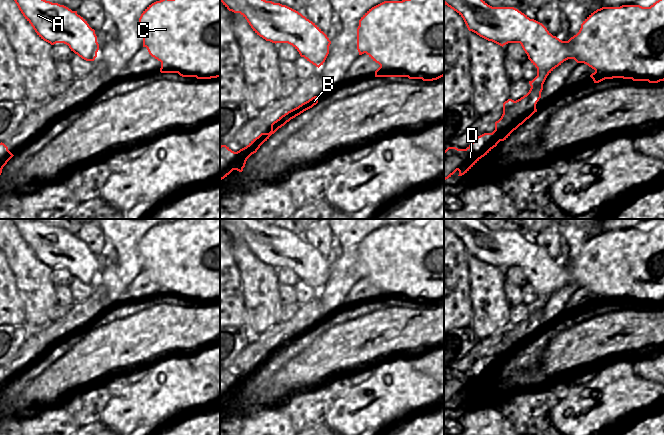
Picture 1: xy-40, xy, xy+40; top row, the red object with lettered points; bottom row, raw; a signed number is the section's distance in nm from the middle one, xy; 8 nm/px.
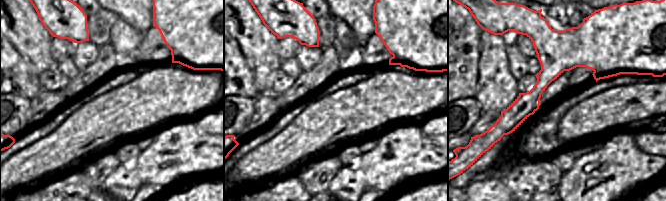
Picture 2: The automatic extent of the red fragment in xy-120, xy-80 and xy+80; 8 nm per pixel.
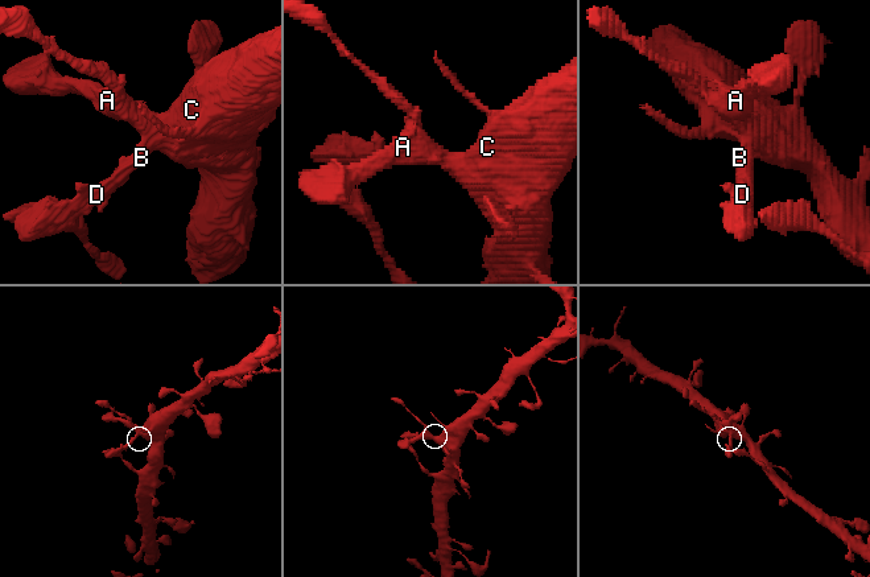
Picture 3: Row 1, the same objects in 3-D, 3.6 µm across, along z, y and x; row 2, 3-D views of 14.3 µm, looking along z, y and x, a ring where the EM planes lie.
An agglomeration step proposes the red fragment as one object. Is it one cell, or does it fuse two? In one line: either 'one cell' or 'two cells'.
one cell

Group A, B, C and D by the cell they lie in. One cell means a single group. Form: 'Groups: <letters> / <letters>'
Groups: A B C D.

